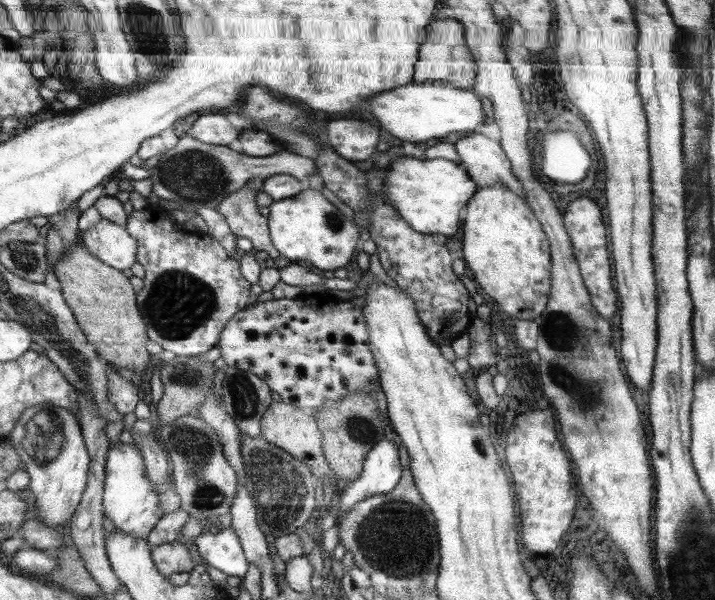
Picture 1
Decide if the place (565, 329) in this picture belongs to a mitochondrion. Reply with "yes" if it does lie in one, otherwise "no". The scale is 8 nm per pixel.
yes

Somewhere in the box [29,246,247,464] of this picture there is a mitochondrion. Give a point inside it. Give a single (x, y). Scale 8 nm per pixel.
(178, 304)

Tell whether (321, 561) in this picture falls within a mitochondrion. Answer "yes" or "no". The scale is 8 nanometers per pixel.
no

